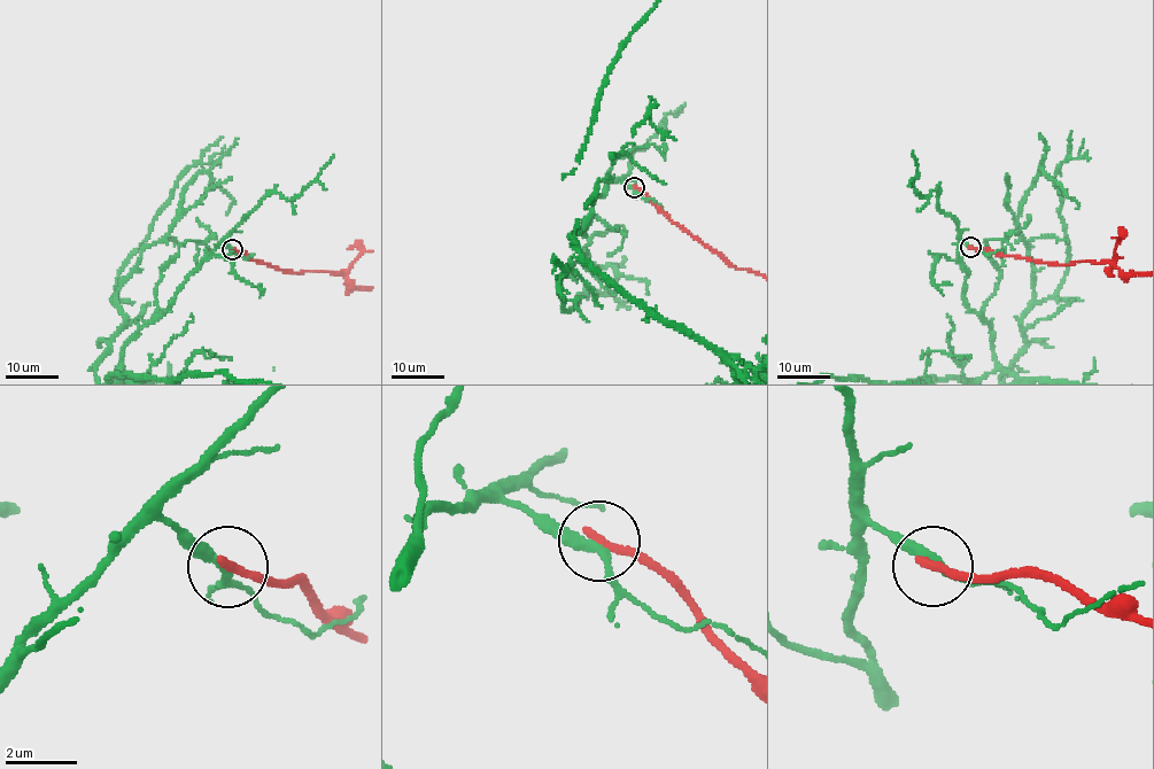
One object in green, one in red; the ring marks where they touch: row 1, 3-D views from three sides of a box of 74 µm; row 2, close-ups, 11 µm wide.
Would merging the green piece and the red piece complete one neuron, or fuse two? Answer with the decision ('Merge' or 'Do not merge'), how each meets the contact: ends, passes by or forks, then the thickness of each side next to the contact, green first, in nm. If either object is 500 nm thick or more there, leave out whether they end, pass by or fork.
Do not merge. At the ring green passes by. At the ring red ends. Thickness 260 nm (green) against 260 nm

